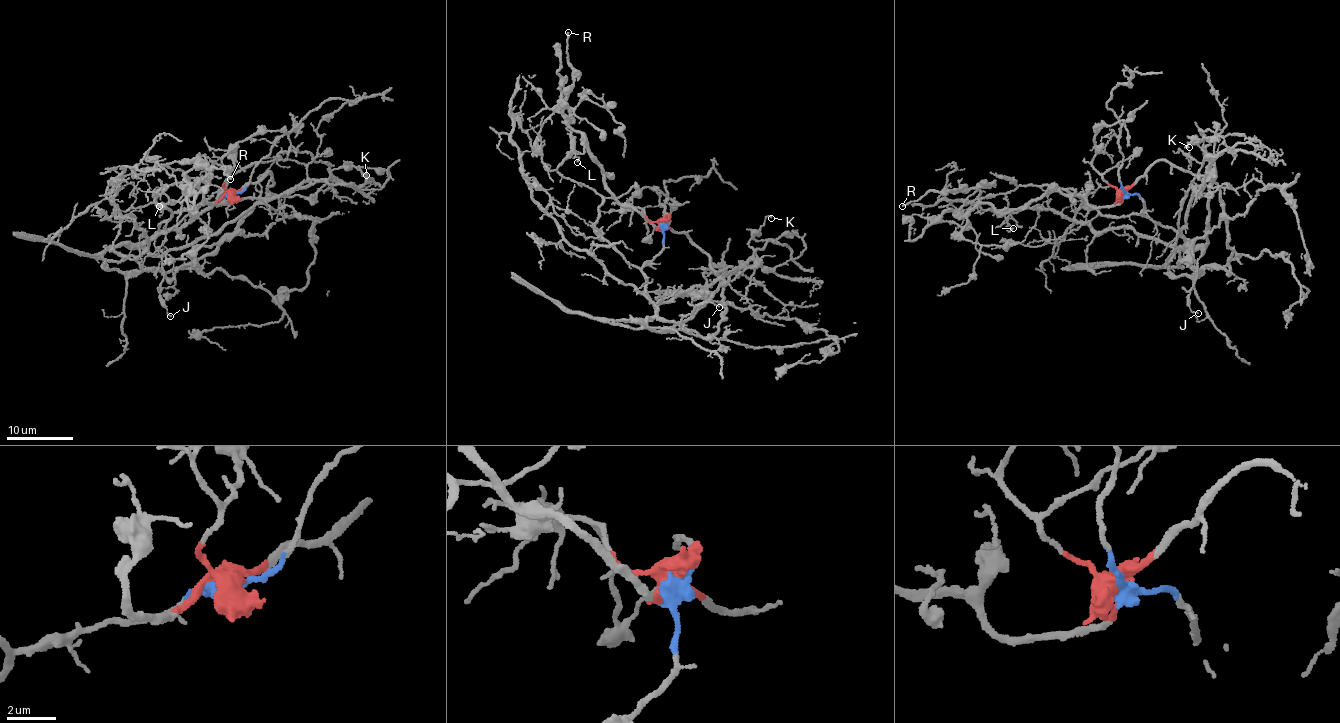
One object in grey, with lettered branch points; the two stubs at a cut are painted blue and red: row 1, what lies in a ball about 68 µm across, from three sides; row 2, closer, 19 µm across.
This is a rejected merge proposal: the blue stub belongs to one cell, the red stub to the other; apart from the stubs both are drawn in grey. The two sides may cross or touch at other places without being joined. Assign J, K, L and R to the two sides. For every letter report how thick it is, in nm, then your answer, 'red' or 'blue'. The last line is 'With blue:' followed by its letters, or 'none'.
J: 100 nm | blue
K: 150 nm | red
L: 160 nm | red
R: 180 nm | red
With blue: J

